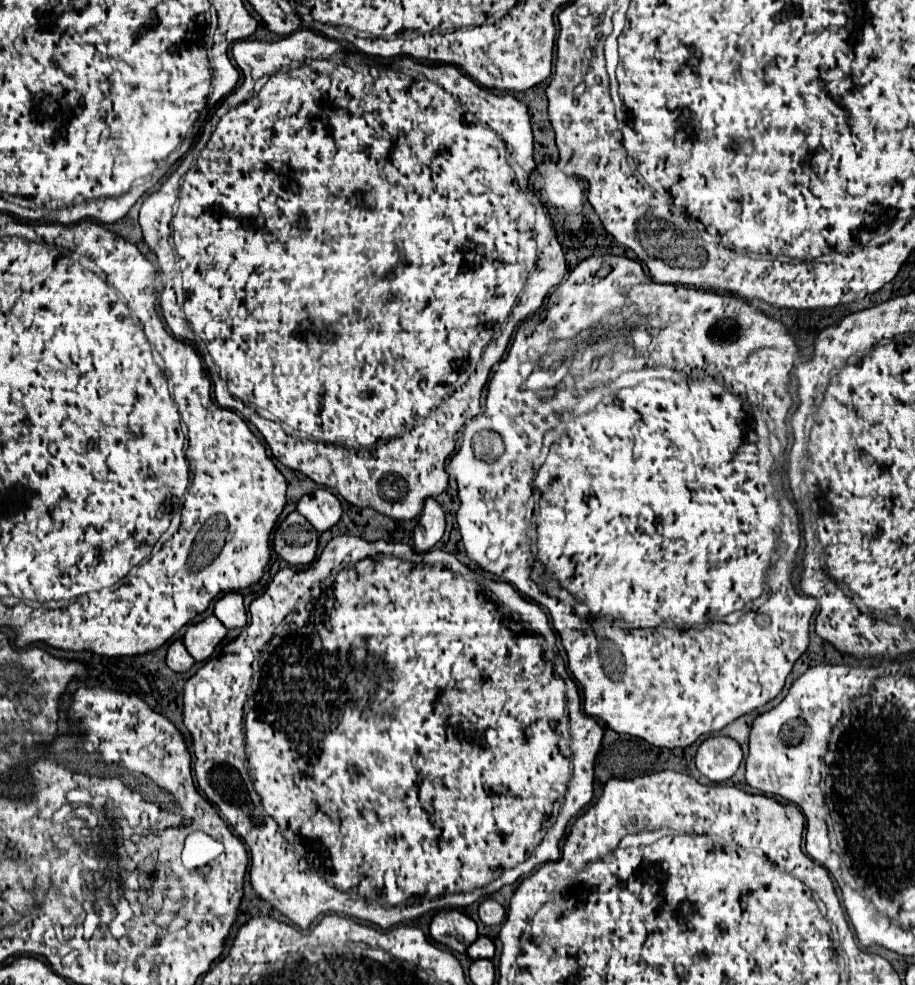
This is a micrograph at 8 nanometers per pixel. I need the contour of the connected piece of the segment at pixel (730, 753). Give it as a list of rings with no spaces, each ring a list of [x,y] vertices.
[[[711,736],[707,738],[695,756],[697,768],[711,782],[729,780],[743,760],[739,744],[729,736]]]

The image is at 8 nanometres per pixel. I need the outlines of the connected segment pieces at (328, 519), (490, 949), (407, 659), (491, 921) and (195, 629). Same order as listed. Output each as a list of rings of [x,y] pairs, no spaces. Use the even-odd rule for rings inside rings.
[[[325,488],[303,496],[301,502],[297,504],[297,510],[315,526],[317,532],[325,532],[333,528],[343,514],[339,498]]]
[[[479,936],[479,938],[467,948],[467,956],[469,956],[471,960],[493,958],[493,954],[495,954],[495,946],[493,946],[493,942],[491,942],[489,938],[485,938],[485,936]]]
[[[337,536],[323,548],[321,556],[313,564],[309,564],[305,568],[283,568],[283,570],[279,570],[275,574],[275,578],[271,580],[271,584],[267,586],[265,594],[261,594],[259,598],[255,598],[251,602],[251,608],[249,608],[251,620],[243,628],[243,632],[239,634],[239,638],[229,642],[229,644],[225,644],[223,650],[221,650],[225,654],[219,654],[219,656],[207,660],[199,668],[199,672],[193,678],[189,678],[187,684],[185,684],[183,722],[185,722],[187,730],[193,736],[193,752],[195,752],[195,758],[197,758],[195,760],[197,784],[203,790],[203,794],[207,796],[207,800],[213,802],[219,808],[221,818],[227,820],[227,824],[249,846],[249,850],[251,850],[249,876],[251,876],[253,890],[263,900],[271,902],[283,916],[287,916],[301,930],[309,930],[313,920],[323,916],[323,914],[345,914],[345,916],[353,916],[353,918],[365,920],[369,924],[375,924],[381,930],[387,930],[387,928],[391,928],[391,926],[395,926],[395,924],[399,924],[403,920],[419,918],[421,914],[431,912],[431,910],[447,910],[447,908],[469,906],[473,900],[485,898],[485,896],[493,894],[495,890],[499,890],[501,886],[517,882],[517,878],[521,878],[523,872],[529,874],[535,868],[535,864],[557,861],[561,856],[559,840],[563,838],[567,822],[579,810],[583,810],[593,798],[593,764],[595,764],[597,750],[601,746],[603,728],[595,722],[595,718],[589,718],[587,714],[581,712],[581,708],[579,708],[579,690],[577,690],[575,682],[569,676],[567,676],[567,700],[565,700],[565,682],[555,672],[553,652],[547,648],[545,638],[539,632],[535,632],[535,628],[531,628],[527,622],[519,620],[519,616],[507,614],[507,602],[503,602],[501,596],[495,594],[495,588],[505,588],[505,582],[495,582],[495,580],[491,580],[491,578],[487,578],[483,574],[477,574],[477,572],[469,570],[465,564],[461,564],[453,554],[447,554],[447,552],[441,552],[441,550],[429,550],[429,552],[423,552],[423,554],[415,552],[415,560],[403,560],[403,558],[397,558],[397,556],[407,558],[407,548],[401,550],[401,544],[391,544],[391,542],[383,542],[383,540],[365,542],[363,538],[355,538],[355,536]],[[199,682],[207,682],[211,686],[211,696],[195,696],[195,690],[197,690]],[[359,758],[363,758],[367,762],[367,770],[369,772],[363,772],[363,764],[359,764]]]
[[[485,898],[481,904],[479,904],[479,918],[483,924],[487,926],[495,926],[495,924],[501,924],[503,918],[505,918],[505,908],[493,900],[493,898]]]
[[[209,616],[203,622],[187,628],[183,644],[197,662],[203,662],[213,654],[217,644],[225,640],[225,636],[227,636],[227,628],[219,620],[215,620],[215,616]]]

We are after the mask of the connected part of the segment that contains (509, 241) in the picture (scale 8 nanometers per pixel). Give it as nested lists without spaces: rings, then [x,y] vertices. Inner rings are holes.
[[[297,30],[277,42],[241,40],[233,44],[231,52],[243,72],[241,86],[217,108],[215,126],[203,150],[195,154],[189,152],[179,170],[143,202],[139,212],[143,240],[157,254],[161,274],[165,276],[165,286],[159,296],[161,312],[175,338],[205,346],[219,368],[219,378],[227,384],[225,394],[215,392],[219,406],[239,412],[251,422],[283,466],[303,472],[315,484],[337,492],[357,508],[373,508],[393,520],[411,520],[423,512],[425,498],[437,498],[449,486],[445,462],[455,450],[455,434],[481,410],[483,360],[487,384],[491,366],[501,360],[515,326],[543,306],[547,292],[557,286],[567,272],[565,256],[556,238],[539,251],[533,232],[535,206],[523,194],[529,174],[535,170],[527,106],[511,94],[497,94],[483,88],[479,82],[463,76],[455,66],[431,66],[407,56],[391,62],[375,60],[353,46],[349,50],[345,44],[327,40],[311,30]],[[175,198],[179,200],[179,208],[173,216]],[[177,266],[183,278],[183,296],[177,296],[175,290]]]

